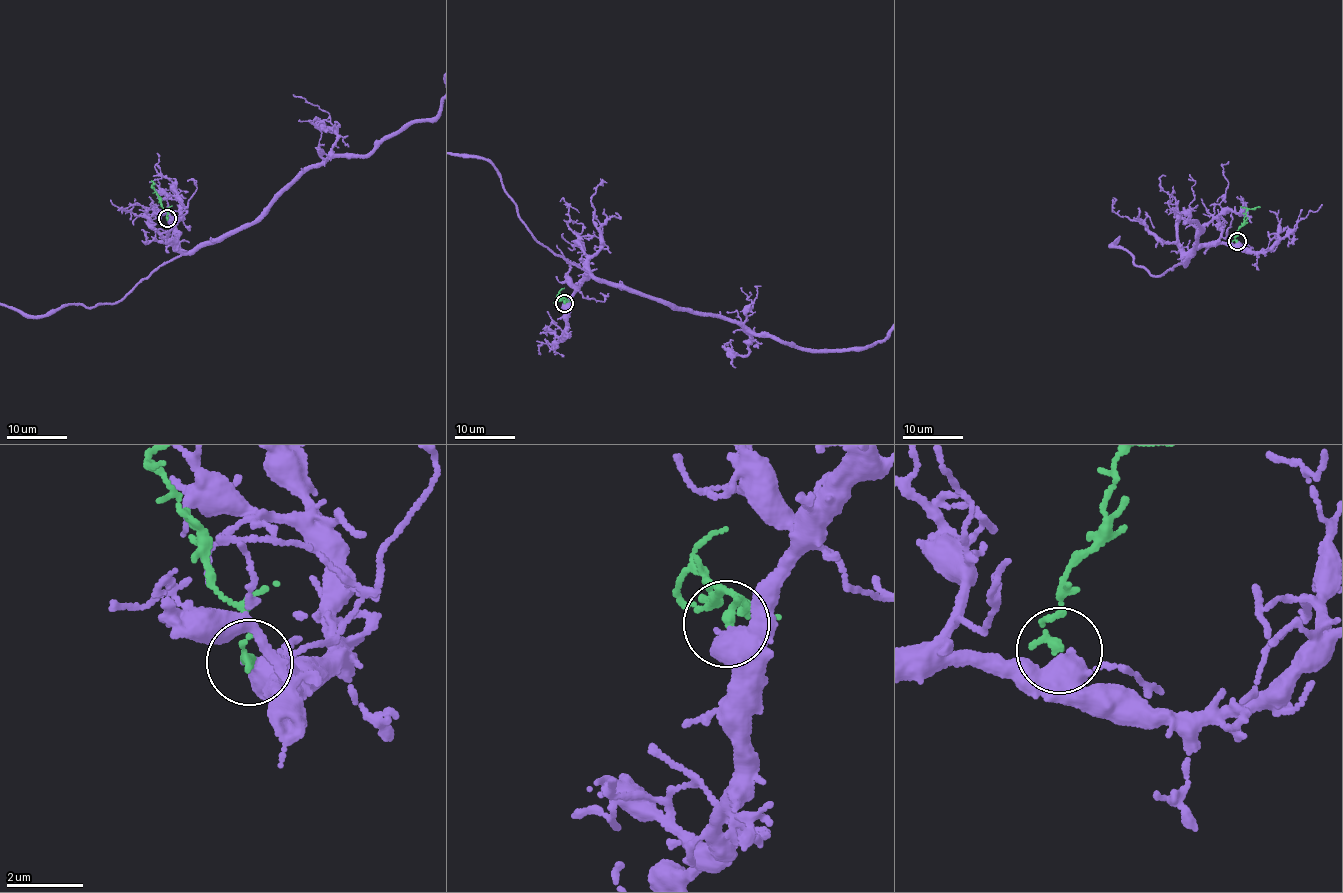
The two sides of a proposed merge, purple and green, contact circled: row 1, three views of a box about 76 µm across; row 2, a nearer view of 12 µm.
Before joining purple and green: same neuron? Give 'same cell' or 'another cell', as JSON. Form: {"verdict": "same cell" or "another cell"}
{"verdict": "same cell"}

